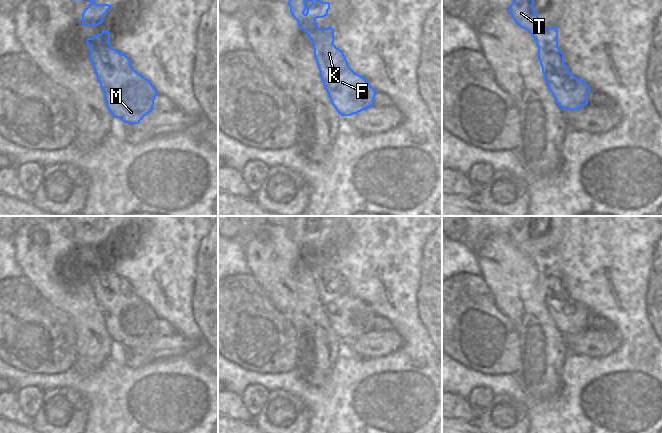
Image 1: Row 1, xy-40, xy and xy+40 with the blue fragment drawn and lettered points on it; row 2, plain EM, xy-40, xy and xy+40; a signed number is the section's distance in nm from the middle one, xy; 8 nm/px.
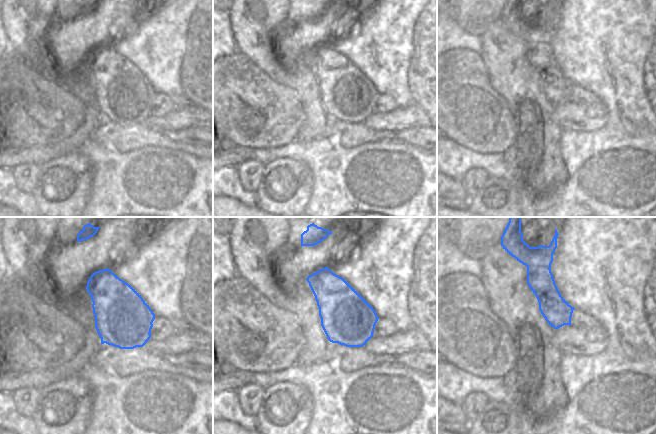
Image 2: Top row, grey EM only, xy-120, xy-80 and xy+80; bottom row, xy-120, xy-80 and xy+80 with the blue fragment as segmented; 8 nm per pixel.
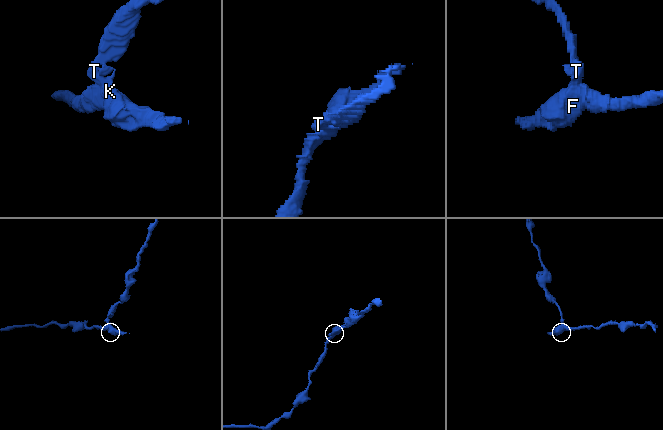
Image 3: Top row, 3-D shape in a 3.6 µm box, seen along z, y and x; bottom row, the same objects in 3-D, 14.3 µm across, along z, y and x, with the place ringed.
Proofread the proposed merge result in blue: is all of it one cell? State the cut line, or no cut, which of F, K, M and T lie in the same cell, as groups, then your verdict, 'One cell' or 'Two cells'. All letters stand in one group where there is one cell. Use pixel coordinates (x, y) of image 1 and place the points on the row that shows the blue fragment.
Split along xy-40 (108, 42), (99, 42), (88, 46). Groups: F K M / T. Two cells

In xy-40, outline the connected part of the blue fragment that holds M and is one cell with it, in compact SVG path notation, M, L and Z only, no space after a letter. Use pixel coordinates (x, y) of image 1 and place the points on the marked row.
M101 42L90 49L90 61L111 115L127 124L139 124L154 109L158 95L152 83L139 74L130 59Z

